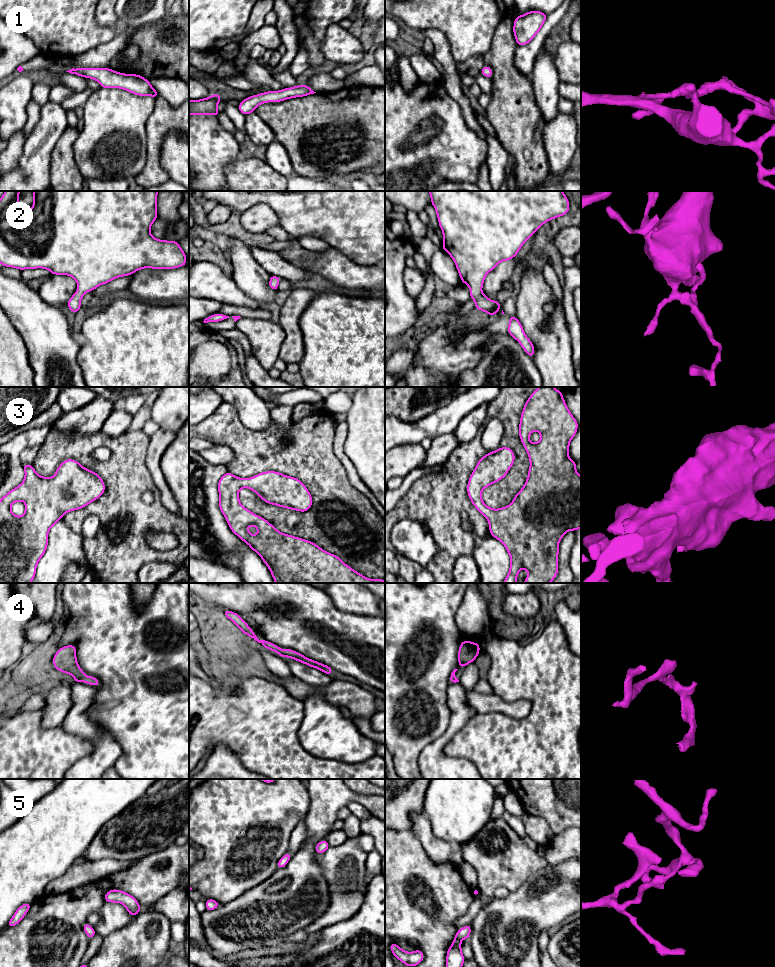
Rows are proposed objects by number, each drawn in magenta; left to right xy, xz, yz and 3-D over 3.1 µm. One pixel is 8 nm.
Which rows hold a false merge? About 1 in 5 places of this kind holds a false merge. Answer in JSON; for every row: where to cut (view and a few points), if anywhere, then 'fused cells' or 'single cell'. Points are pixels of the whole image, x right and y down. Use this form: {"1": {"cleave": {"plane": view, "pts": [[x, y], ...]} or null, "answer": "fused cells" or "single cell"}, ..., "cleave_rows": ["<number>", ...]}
{"1": {"cleave": null, "answer": "single cell"}, "2": {"cleave": null, "answer": "single cell"}, "3": {"cleave": null, "answer": "single cell"}, "4": {"cleave": null, "answer": "single cell"}, "5": {"cleave": null, "answer": "single cell"}, "cleave_rows": []}

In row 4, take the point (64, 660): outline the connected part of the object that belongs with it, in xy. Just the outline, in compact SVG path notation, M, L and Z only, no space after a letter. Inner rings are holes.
M73 644L58 649L53 656L53 666L60 672L71 674L75 682L86 682L93 686L100 685L100 681L97 678L86 676L79 667L76 658L76 647Z

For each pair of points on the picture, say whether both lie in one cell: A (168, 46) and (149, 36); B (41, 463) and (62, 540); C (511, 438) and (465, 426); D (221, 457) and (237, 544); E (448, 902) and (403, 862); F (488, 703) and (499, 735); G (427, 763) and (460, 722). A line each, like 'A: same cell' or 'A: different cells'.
A: same cell
B: different cells
C: different cells
D: different cells
E: same cell
F: different cells
G: same cell

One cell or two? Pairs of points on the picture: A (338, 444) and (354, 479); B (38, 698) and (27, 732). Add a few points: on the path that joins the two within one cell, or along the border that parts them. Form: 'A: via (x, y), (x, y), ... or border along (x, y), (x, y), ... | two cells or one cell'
A: via (340, 453), (351, 470) | one cell
B: border along (40, 708), (19, 711) | two cells

